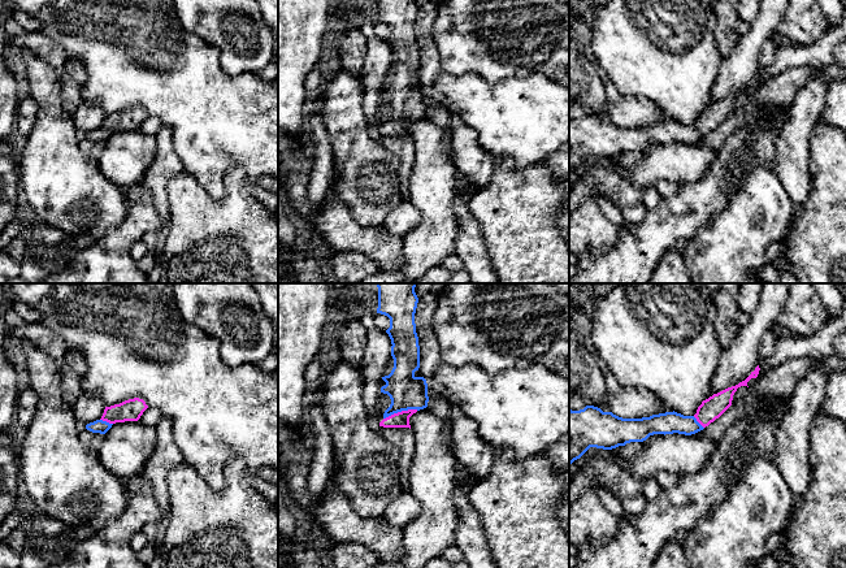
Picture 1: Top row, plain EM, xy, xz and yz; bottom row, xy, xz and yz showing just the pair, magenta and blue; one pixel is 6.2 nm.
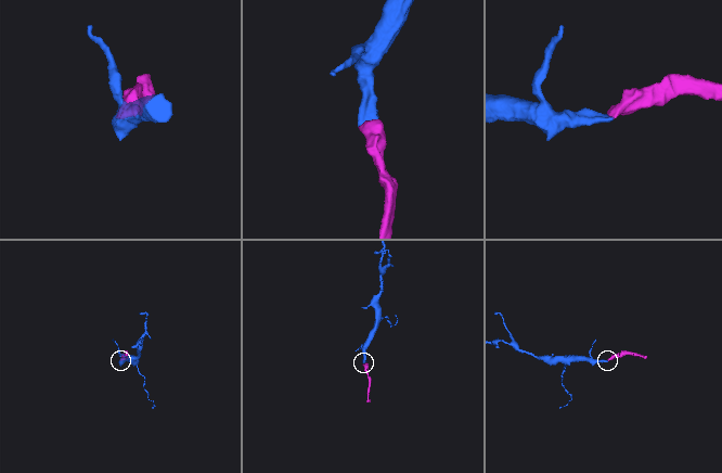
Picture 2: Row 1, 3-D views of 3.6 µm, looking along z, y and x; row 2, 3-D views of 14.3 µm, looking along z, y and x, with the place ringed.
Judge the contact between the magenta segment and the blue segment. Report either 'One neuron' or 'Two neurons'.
One neuron

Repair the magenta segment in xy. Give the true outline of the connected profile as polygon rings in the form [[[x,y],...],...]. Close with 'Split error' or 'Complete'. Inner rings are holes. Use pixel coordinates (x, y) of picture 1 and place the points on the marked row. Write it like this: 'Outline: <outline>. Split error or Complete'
Outline: [[[139,398],[105,407],[101,419],[87,424],[86,429],[92,433],[105,434],[116,422],[138,421],[147,408],[146,402]]]. Split error

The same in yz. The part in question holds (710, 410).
Outline: [[[758,365],[745,381],[703,400],[694,416],[673,411],[642,419],[622,419],[594,406],[569,409],[569,465],[590,447],[612,450],[630,442],[643,442],[654,434],[695,434],[719,419],[732,406],[737,389],[747,386],[759,370]]]. Split error

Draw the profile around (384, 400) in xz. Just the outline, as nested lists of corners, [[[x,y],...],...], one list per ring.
[[[381,380],[381,383],[379,383],[379,393],[378,393],[378,396],[377,396],[377,403],[376,403],[376,408],[373,411],[373,415],[374,415],[374,421],[372,422],[373,426],[378,426],[379,422],[383,420],[383,413],[385,411],[390,407],[391,404],[391,399],[387,394],[383,394],[381,391],[381,387],[385,386],[386,382],[383,380]]]

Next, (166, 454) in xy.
[[[164,417],[156,425],[157,443],[146,463],[140,477],[151,486],[155,499],[160,506],[162,517],[156,523],[157,534],[155,542],[162,541],[170,517],[168,473],[185,461],[182,451],[174,442],[173,422]]]

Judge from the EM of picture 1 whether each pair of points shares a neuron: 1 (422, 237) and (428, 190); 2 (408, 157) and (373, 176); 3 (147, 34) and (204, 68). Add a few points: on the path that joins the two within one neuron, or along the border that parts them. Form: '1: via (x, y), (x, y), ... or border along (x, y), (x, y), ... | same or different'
1: via (428, 225), (428, 202) | same
2: border along (378, 141), (399, 160), (402, 191) | different
3: via (161, 48), (181, 68), (190, 68) | same

